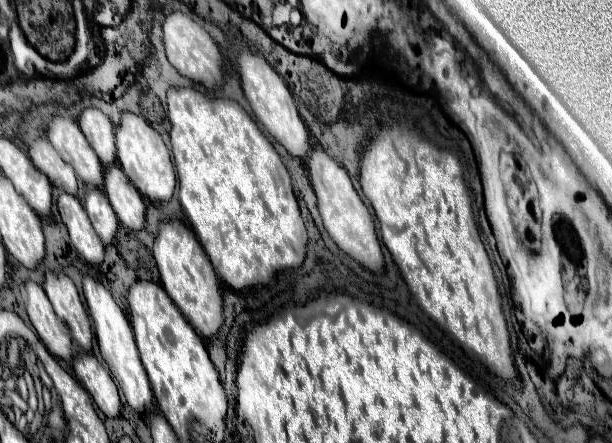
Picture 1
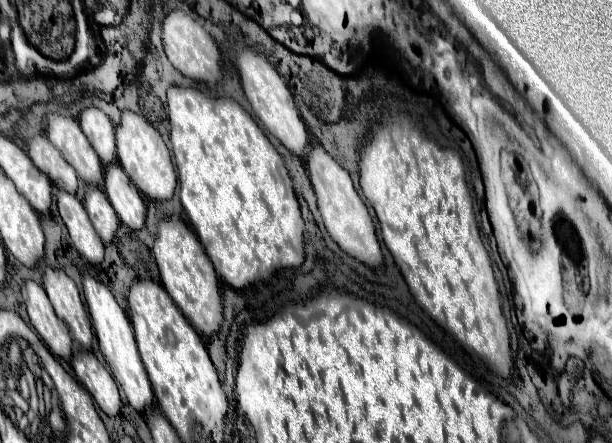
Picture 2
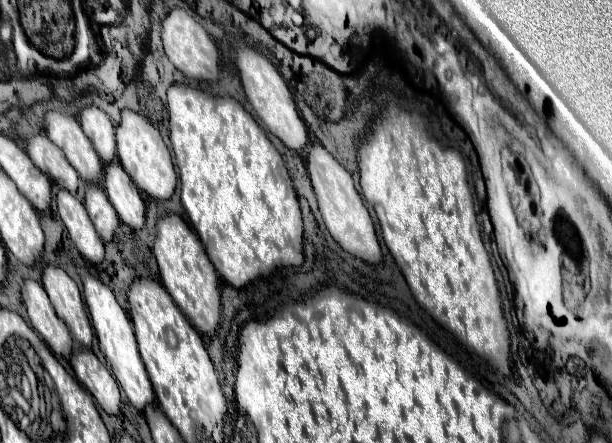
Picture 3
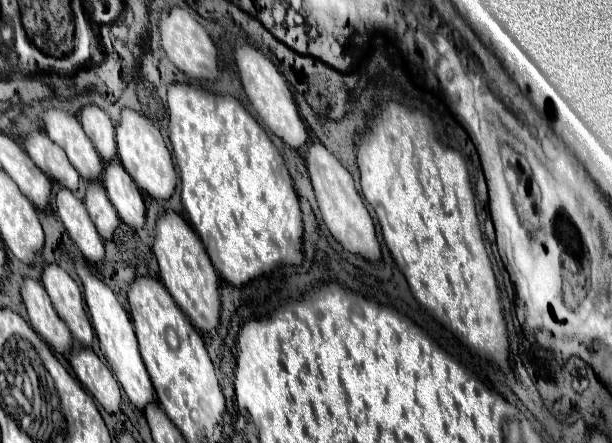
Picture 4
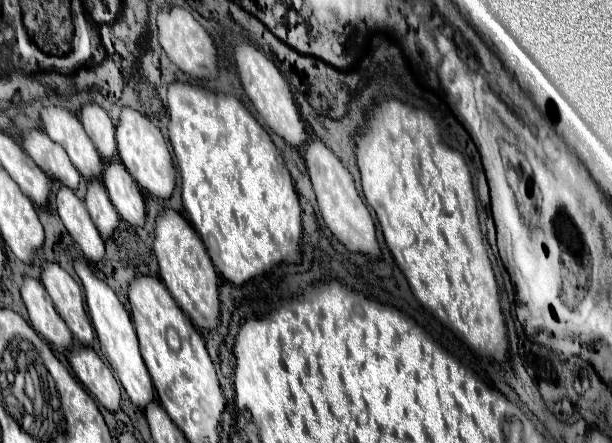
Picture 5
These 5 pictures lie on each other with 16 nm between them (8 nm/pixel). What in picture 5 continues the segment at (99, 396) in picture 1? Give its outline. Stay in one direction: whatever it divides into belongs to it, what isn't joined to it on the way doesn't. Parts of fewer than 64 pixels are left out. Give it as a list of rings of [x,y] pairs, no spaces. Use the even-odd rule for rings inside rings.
[[[74,348],[68,354],[68,362],[76,374],[76,378],[84,384],[84,388],[108,410],[118,412],[120,408],[120,384],[114,378],[112,370],[100,360],[100,356],[88,348]]]

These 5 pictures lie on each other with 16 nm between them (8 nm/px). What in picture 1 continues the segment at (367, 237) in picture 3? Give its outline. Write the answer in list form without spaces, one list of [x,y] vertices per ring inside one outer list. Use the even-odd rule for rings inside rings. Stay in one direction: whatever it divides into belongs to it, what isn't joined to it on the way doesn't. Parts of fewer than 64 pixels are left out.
[[[320,146],[310,152],[310,158],[306,160],[310,182],[314,186],[316,198],[318,198],[318,210],[324,222],[326,232],[336,242],[336,246],[348,254],[354,262],[358,262],[362,268],[368,268],[370,272],[382,272],[384,268],[384,256],[374,232],[372,216],[366,208],[366,204],[360,200],[358,192],[352,186],[352,180],[348,172],[338,166]]]

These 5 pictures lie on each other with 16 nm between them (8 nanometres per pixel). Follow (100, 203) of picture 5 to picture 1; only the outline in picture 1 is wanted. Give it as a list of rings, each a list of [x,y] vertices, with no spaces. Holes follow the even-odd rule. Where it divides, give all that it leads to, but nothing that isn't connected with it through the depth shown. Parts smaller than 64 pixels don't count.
[[[88,188],[84,208],[86,208],[88,218],[90,218],[96,234],[100,236],[100,240],[104,244],[112,244],[116,230],[118,230],[118,218],[114,214],[112,206],[108,204],[108,198],[104,196],[104,192],[100,188]]]

